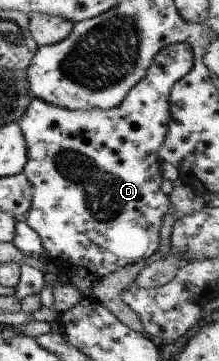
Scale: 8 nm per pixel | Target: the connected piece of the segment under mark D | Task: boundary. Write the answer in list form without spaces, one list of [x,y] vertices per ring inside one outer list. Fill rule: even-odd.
[[[174,43],[173,45],[160,49],[153,57],[150,66],[147,68],[146,74],[134,85],[122,101],[117,103],[114,108],[108,110],[88,109],[88,110],[68,110],[60,107],[46,104],[40,99],[31,97],[26,105],[22,116],[17,120],[16,124],[21,130],[26,147],[26,162],[23,168],[24,176],[28,179],[31,186],[31,201],[26,211],[26,219],[24,222],[31,228],[40,238],[41,245],[47,254],[50,264],[59,273],[68,277],[77,276],[82,278],[86,276],[93,281],[110,274],[113,270],[119,269],[126,265],[134,265],[138,260],[148,258],[151,254],[156,254],[158,246],[160,246],[160,226],[161,218],[168,212],[169,198],[160,190],[162,175],[160,165],[162,161],[158,158],[158,149],[165,137],[165,130],[170,118],[169,113],[169,92],[171,86],[182,78],[193,65],[193,52],[188,43]]]

